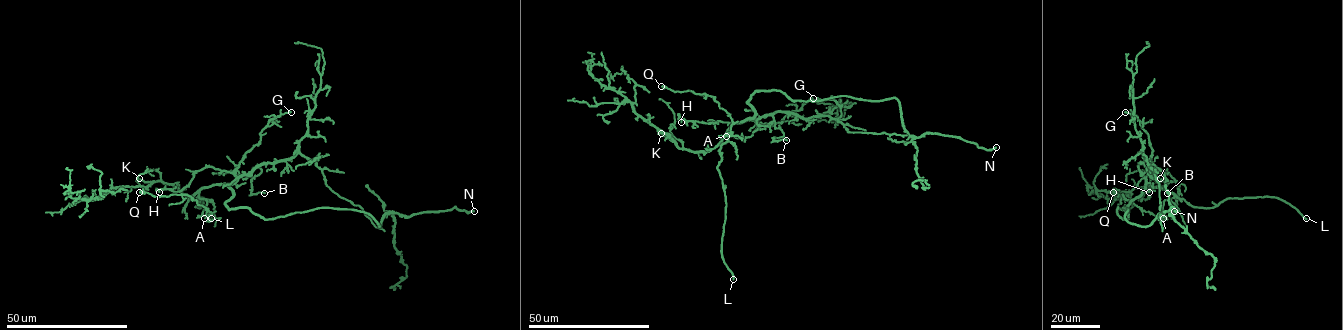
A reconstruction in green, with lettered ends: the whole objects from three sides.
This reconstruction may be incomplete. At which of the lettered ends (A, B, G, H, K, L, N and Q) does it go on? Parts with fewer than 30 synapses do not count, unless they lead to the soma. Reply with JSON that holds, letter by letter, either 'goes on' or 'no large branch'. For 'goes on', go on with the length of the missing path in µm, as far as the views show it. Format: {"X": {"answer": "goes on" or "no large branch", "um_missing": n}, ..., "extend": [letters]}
{"A": {"answer": "no large branch"}, "B": {"answer": "no large branch"}, "G": {"answer": "no large branch"}, "H": {"answer": "no large branch"}, "K": {"answer": "no large branch"}, "L": {"answer": "no large branch"}, "N": {"answer": "goes on", "um_missing": 90}, "Q": {"answer": "no large branch"}, "extend": ["N"]}

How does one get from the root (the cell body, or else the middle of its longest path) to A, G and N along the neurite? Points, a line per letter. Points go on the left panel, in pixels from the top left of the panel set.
A: (249, 209), (229, 209), (225, 202), (233, 192), (213, 184), (199, 191), (207, 201), (204, 218)
G: (249, 209), (229, 209), (225, 202), (233, 191), (227, 185), (268, 121), (291, 112)
N: (249, 209), (265, 219), (355, 209), (379, 226), (388, 212), (474, 211)

